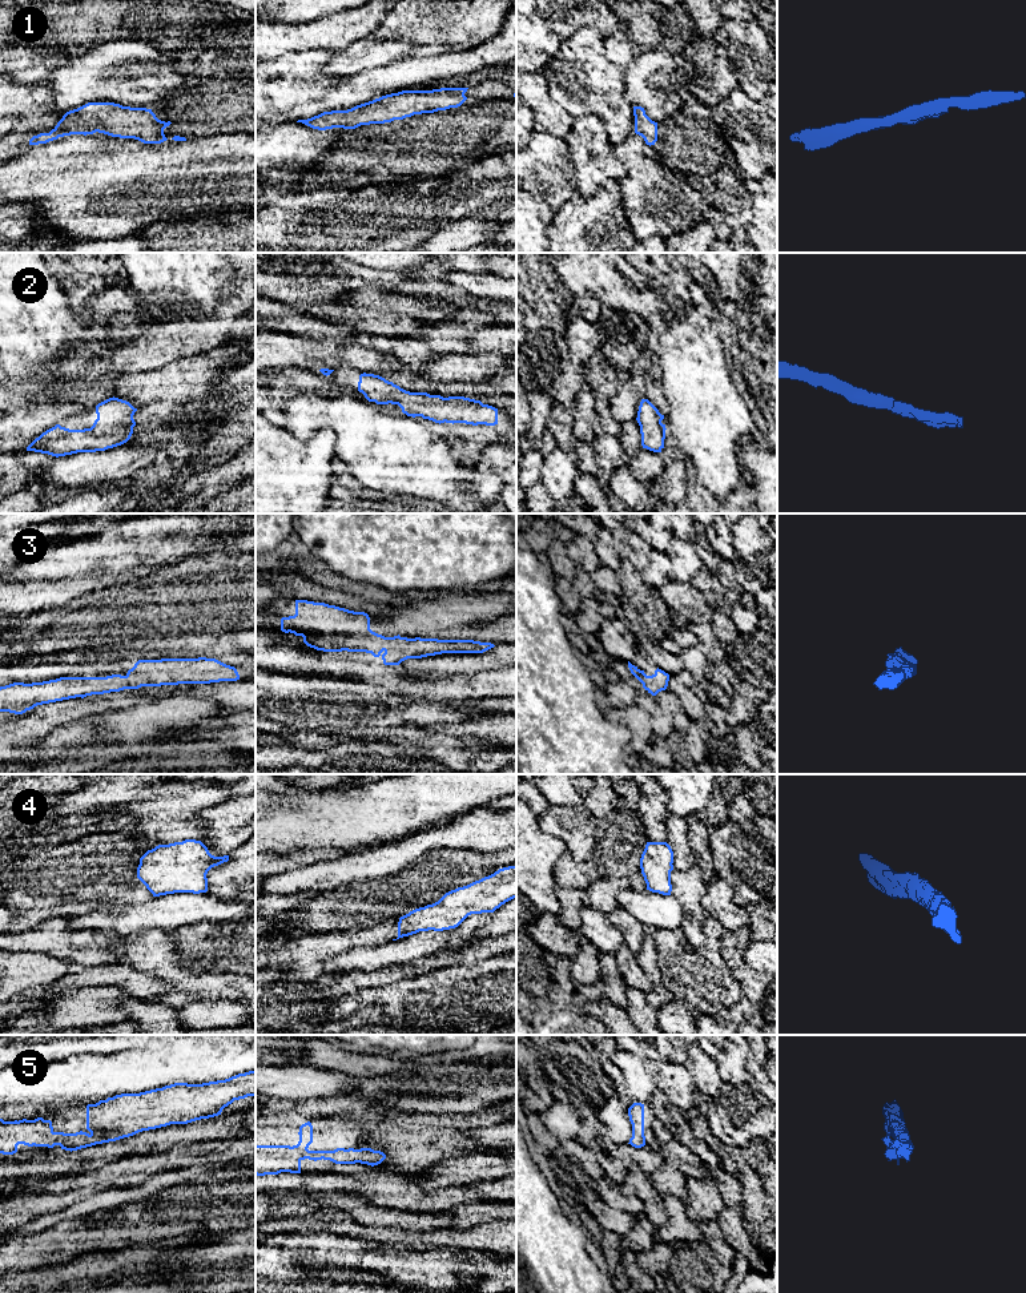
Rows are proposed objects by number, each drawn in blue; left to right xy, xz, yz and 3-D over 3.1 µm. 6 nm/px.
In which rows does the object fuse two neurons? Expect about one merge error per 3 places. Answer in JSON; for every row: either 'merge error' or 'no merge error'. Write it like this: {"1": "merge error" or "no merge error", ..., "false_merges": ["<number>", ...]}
{"1": "no merge error", "2": "no merge error", "3": "no merge error", "4": "no merge error", "5": "no merge error", "false_merges": []}

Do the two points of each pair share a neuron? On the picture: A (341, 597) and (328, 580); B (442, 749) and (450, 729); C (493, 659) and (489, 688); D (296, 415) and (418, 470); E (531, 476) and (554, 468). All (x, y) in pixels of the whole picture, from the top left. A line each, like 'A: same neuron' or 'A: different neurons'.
A: different neurons
B: different neurons
C: different neurons
D: same neuron
E: different neurons

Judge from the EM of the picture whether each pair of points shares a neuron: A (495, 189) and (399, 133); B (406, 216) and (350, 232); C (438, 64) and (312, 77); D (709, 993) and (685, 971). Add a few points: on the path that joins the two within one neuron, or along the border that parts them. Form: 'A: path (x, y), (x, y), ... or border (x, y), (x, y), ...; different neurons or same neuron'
A: border (489, 154), (446, 174), (430, 177); different neurons
B: path (393, 218), (387, 222), (363, 222); same neuron
C: path (406, 75), (358, 89), (343, 89); same neuron
D: path (704, 989), (691, 977); same neuron

